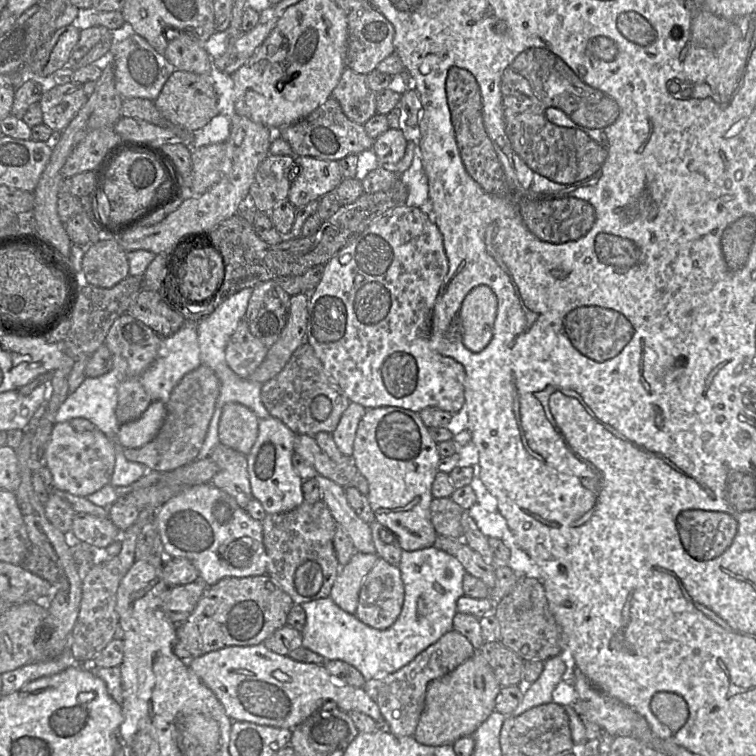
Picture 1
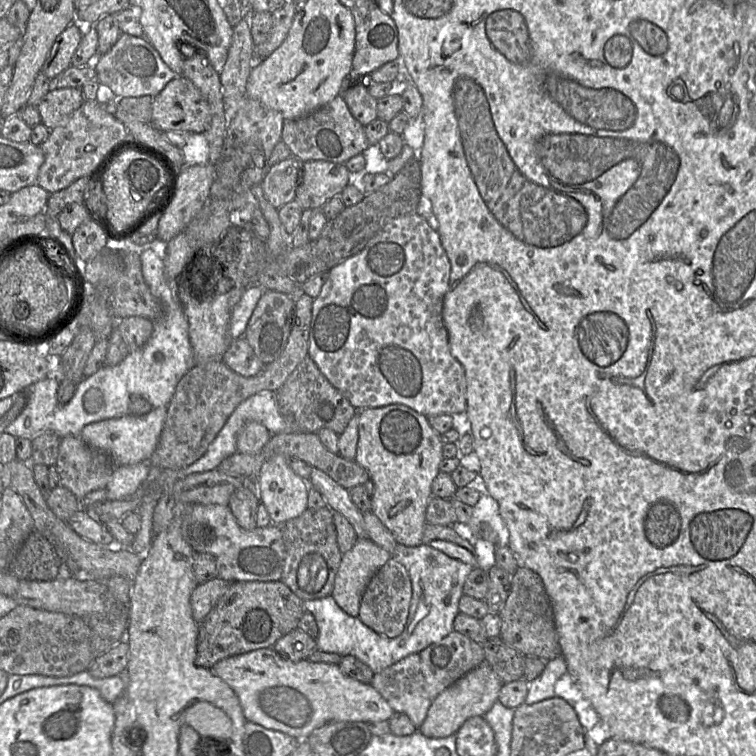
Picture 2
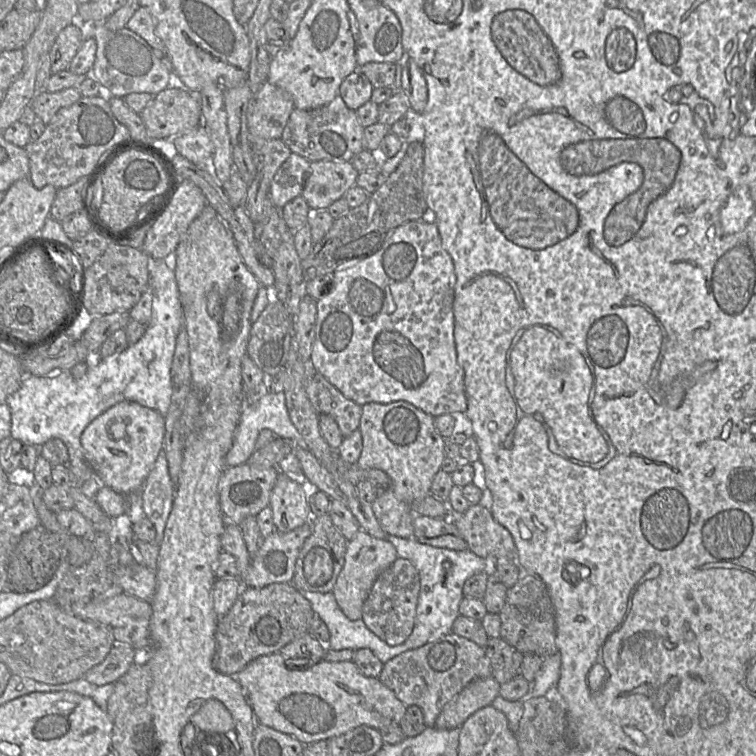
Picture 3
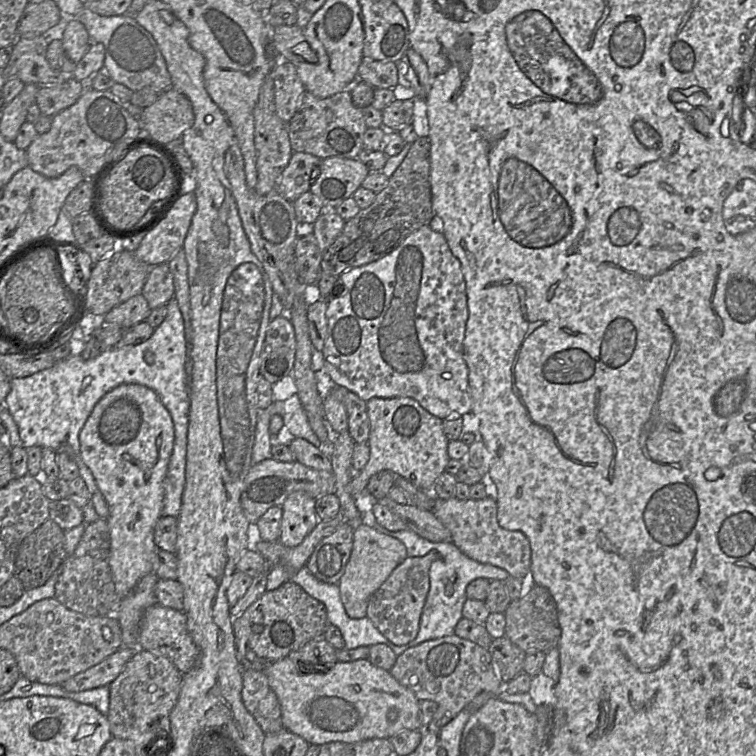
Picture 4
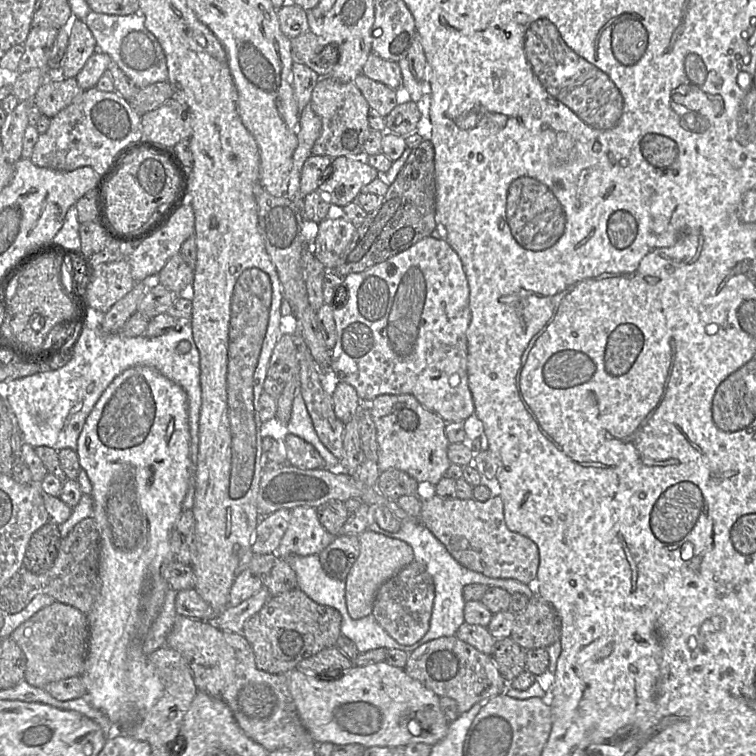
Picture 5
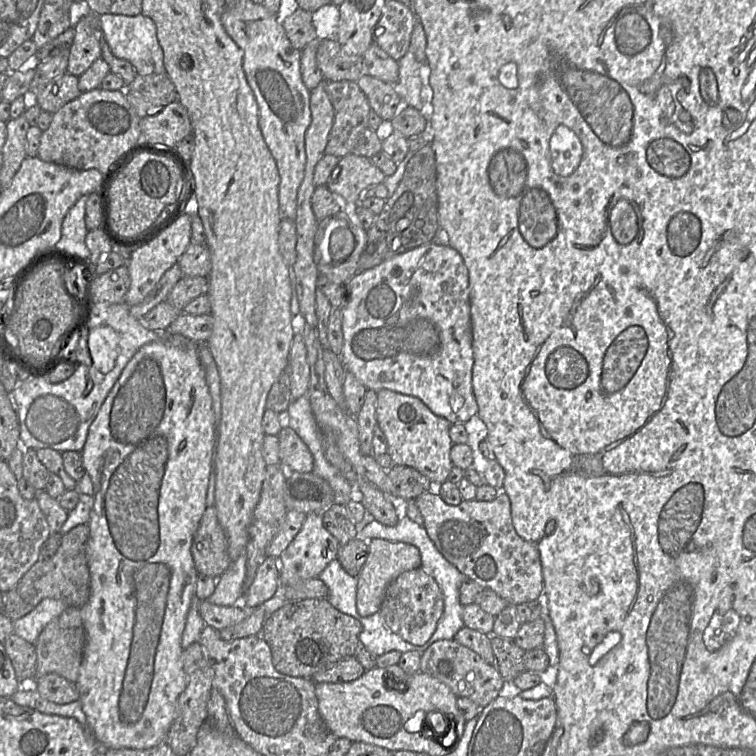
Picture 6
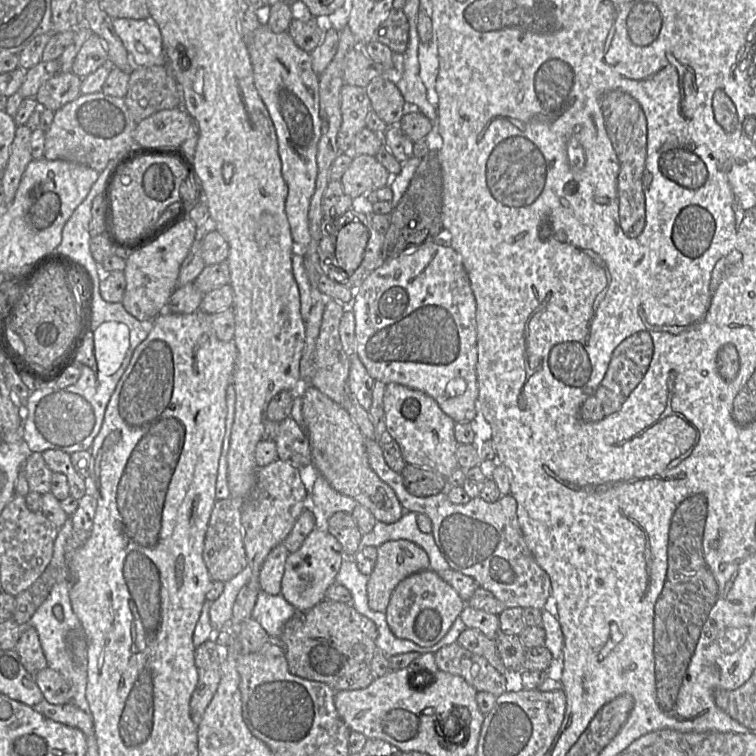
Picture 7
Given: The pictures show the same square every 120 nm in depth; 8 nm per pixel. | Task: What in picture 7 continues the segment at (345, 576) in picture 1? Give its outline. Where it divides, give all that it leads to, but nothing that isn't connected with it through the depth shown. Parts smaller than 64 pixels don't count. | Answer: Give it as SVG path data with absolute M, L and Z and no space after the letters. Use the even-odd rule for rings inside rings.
M409 540L387 541L377 548L377 560L368 576L369 607L386 611L396 586L406 577L429 569L429 557L424 549Z

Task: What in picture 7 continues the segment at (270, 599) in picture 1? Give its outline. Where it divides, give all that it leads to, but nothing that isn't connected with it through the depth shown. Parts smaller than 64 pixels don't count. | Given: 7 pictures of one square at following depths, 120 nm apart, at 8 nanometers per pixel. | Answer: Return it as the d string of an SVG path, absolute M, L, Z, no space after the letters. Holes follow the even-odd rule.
M324 599L323 601L321 601L320 603L318 603L317 605L315 605L314 607L308 609L308 610L305 610L305 611L297 611L284 625L283 627L283 630L282 630L282 633L280 635L280 637L278 638L278 640L273 640L271 639L272 641L277 641L280 643L280 645L282 646L283 650L284 650L284 653L285 653L285 657L286 657L286 660L287 660L287 663L288 663L288 668L290 670L290 672L296 676L299 676L301 678L305 678L305 679L308 679L308 680L312 680L312 681L319 681L319 682L323 682L323 683L326 683L326 684L333 684L335 683L338 679L340 679L341 677L345 676L347 673L349 673L351 670L356 670L356 669L359 669L363 666L369 666L374 654L376 653L377 650L377 646L376 646L376 639L377 639L377 636L378 636L378 631L377 631L377 627L375 625L375 623L370 620L369 618L367 618L366 616L360 614L352 605L351 603L344 603L344 602L338 602L338 601L333 601L333 600L327 600L327 599Z

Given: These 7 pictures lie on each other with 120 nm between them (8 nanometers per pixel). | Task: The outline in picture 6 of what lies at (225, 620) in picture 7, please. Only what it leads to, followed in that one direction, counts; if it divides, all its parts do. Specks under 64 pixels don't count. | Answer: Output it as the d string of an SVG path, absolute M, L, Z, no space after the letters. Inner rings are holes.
M241 554L217 579L216 589L207 600L219 606L237 605L243 597L245 574L246 556Z

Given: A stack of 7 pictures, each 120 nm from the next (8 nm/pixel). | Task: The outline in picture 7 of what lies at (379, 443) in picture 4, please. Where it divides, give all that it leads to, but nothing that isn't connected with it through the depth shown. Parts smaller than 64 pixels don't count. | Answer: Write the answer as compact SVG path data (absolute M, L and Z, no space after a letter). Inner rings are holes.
M389 383L384 392L384 412L387 437L397 442L406 464L432 469L445 478L459 468L456 458L458 442L454 434L456 423L432 397L422 391Z

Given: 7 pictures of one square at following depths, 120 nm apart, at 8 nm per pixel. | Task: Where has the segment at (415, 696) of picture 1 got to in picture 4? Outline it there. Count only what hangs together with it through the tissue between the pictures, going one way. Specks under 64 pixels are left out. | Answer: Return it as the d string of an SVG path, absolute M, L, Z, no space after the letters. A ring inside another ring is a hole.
M456 634L424 641L397 656L389 671L403 686L411 690L418 700L432 700L437 703L437 711L424 732L437 732L454 719L481 692L498 694L503 689L502 682L490 652L480 645Z

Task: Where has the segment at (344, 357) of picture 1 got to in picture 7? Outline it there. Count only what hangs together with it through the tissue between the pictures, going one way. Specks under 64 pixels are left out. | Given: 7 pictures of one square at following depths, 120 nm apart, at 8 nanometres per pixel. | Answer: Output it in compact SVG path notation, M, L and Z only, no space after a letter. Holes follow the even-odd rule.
M429 243L421 246L416 251L409 251L397 257L387 258L379 268L370 273L357 289L352 306L346 307L351 308L355 317L357 355L375 381L385 384L397 383L426 393L438 403L442 411L451 417L455 423L469 423L476 416L478 412L476 301L462 260L451 246Z

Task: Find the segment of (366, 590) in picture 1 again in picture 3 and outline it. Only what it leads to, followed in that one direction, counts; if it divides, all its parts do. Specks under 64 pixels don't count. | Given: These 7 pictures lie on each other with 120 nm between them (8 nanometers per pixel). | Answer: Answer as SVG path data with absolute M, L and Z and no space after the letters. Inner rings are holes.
M398 557L374 581L363 604L363 622L388 645L402 644L413 630L419 591L420 577L417 569L411 561Z

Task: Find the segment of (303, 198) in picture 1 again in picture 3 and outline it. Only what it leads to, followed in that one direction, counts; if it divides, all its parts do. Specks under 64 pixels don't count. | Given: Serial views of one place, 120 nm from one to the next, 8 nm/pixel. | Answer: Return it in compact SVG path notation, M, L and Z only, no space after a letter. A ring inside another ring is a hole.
M319 160L310 164L301 196L311 210L327 210L352 186L360 173L350 161Z

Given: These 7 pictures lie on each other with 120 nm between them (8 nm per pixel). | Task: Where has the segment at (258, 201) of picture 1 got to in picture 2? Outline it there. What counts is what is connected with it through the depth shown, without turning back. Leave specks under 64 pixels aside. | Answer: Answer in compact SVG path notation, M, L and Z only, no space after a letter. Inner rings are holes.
M291 155L267 169L261 186L266 199L276 209L295 199L297 178L303 163L302 160Z

